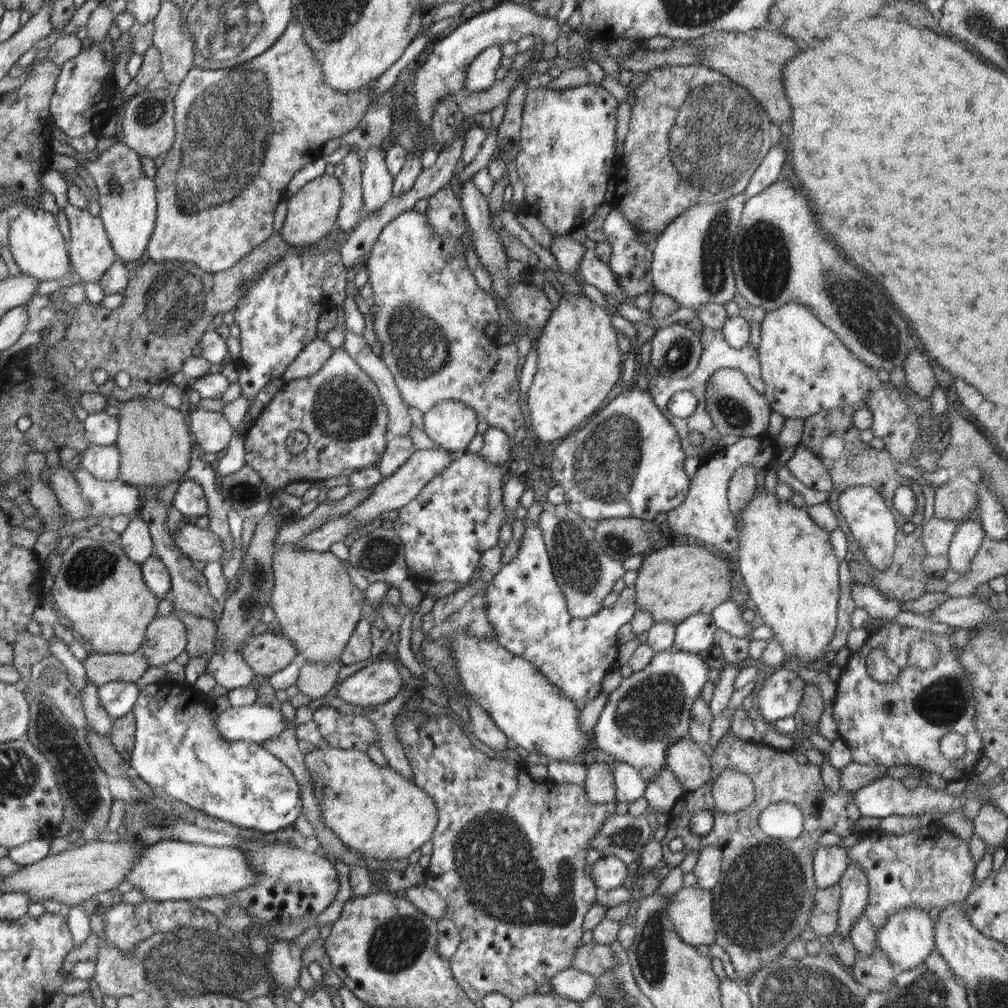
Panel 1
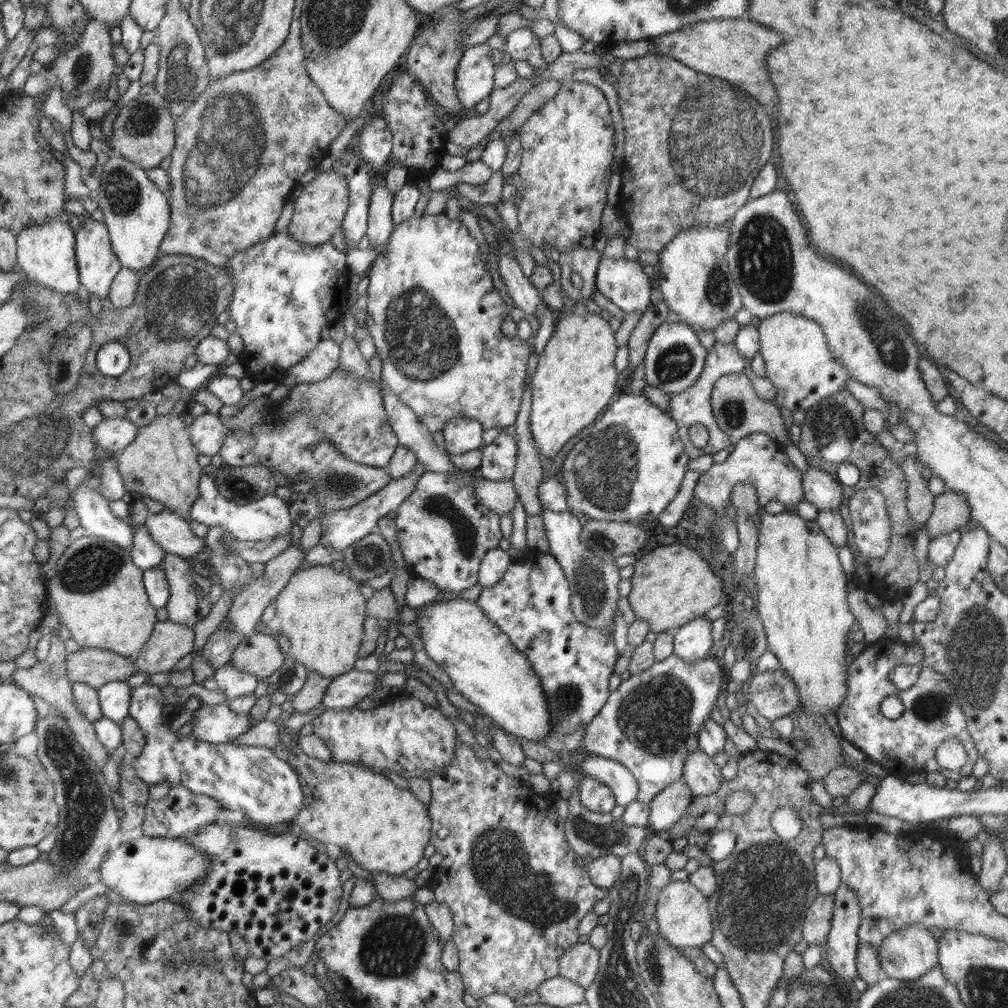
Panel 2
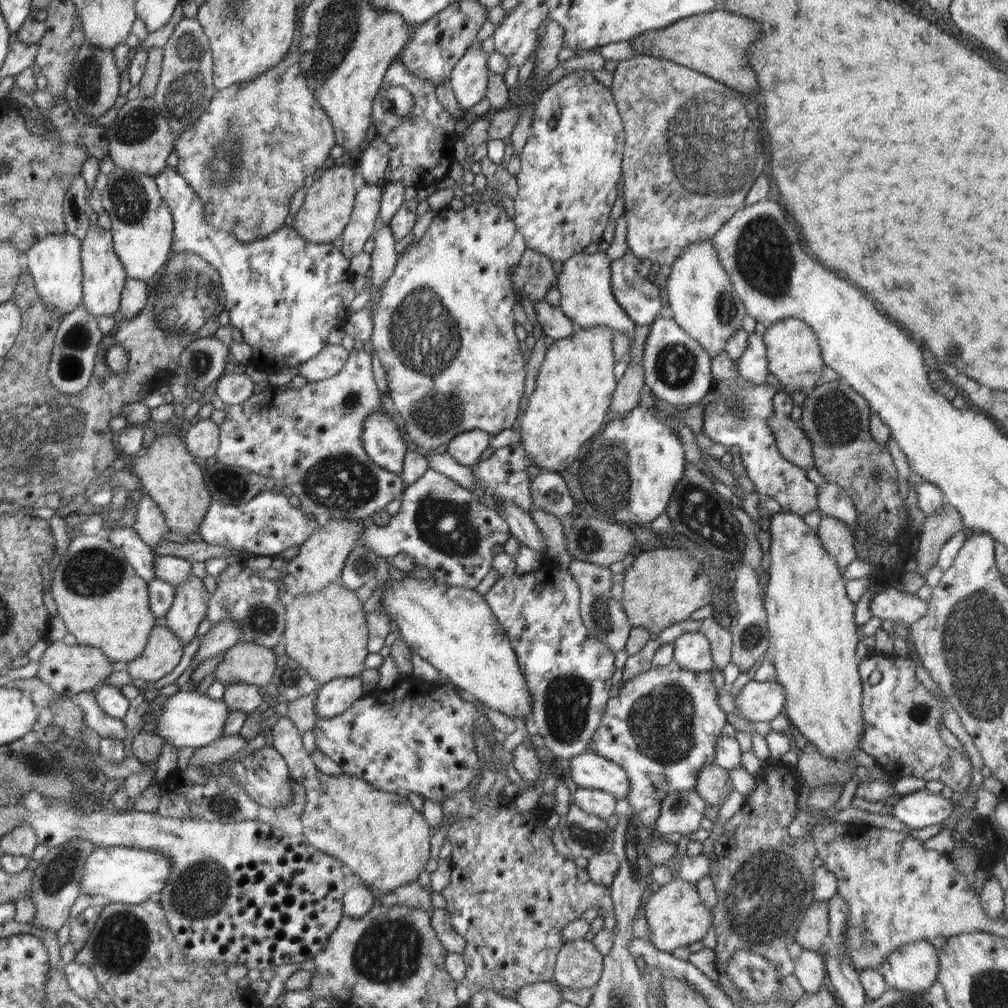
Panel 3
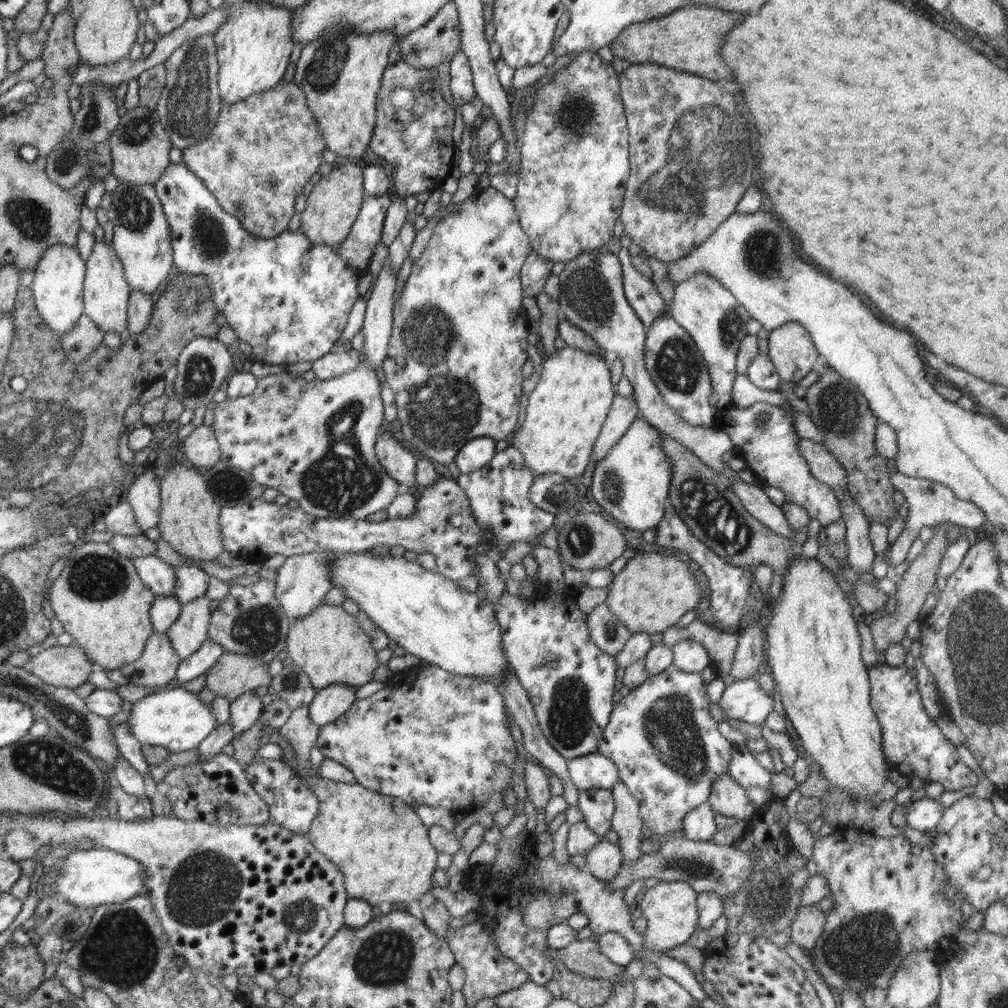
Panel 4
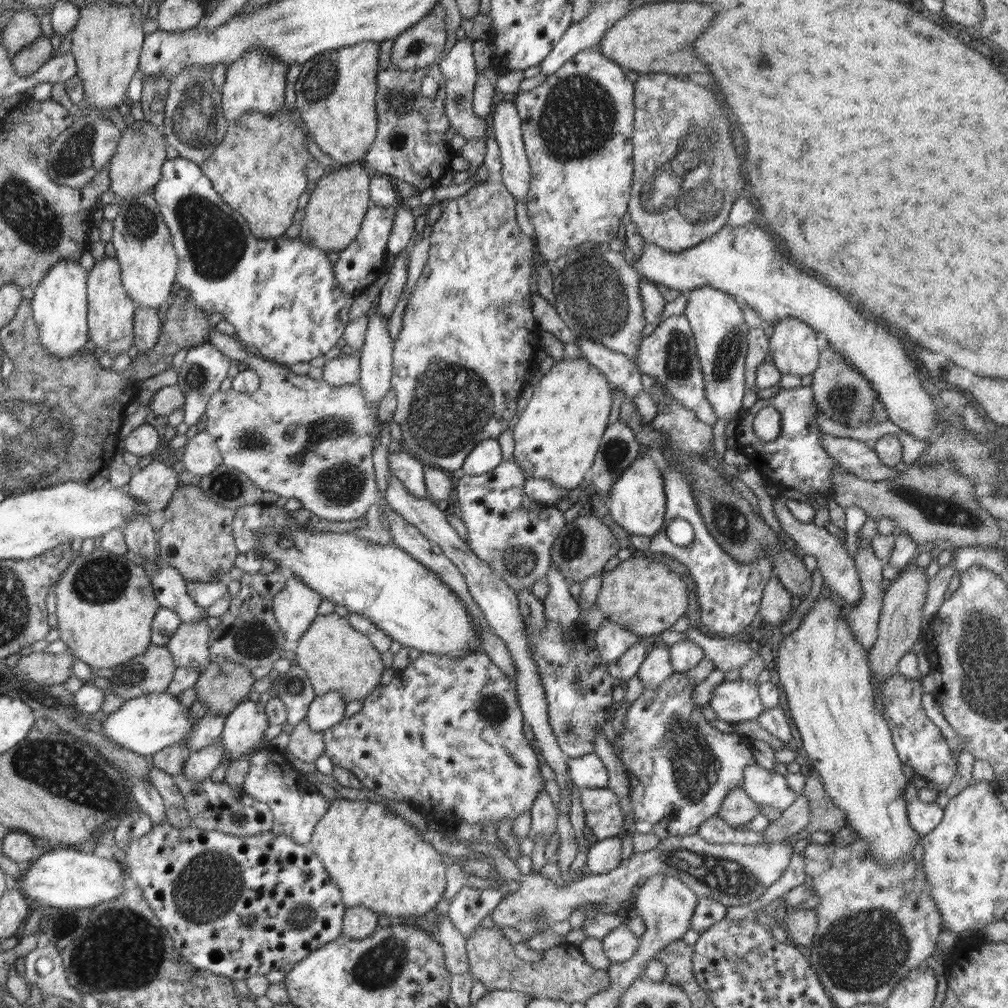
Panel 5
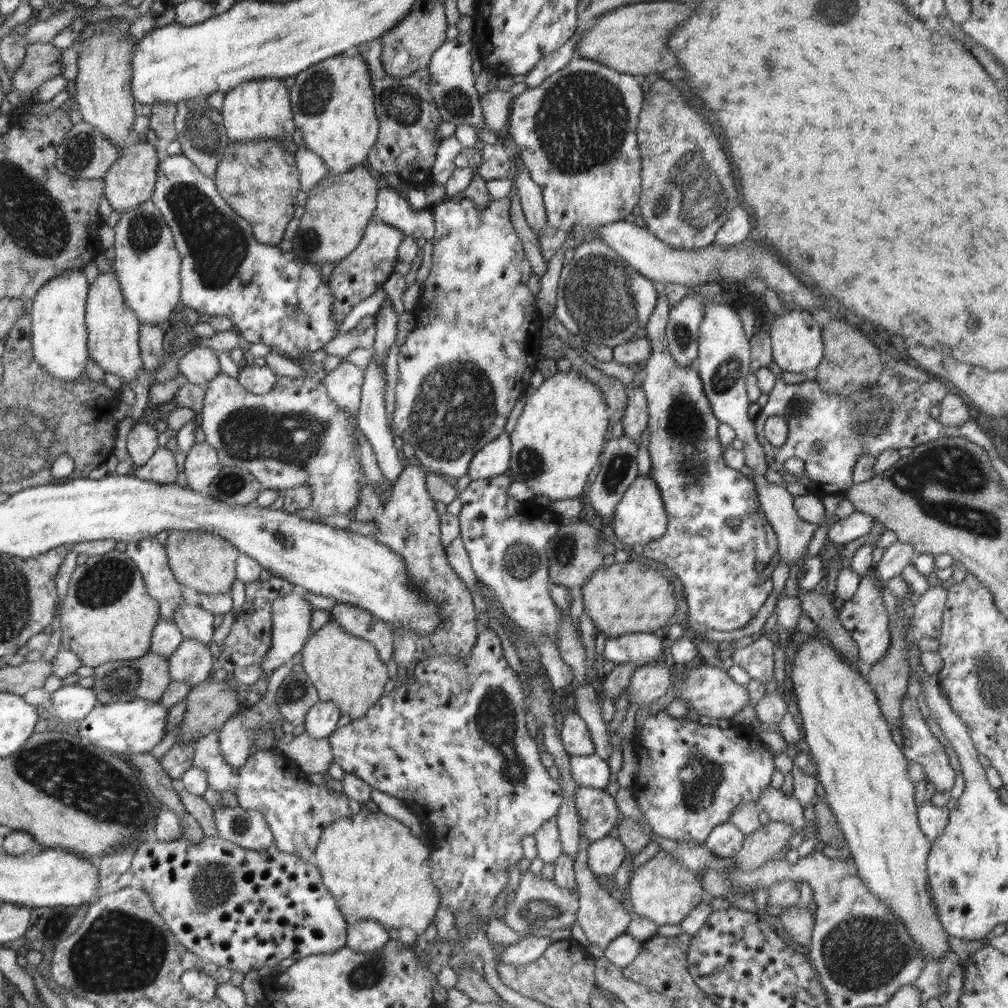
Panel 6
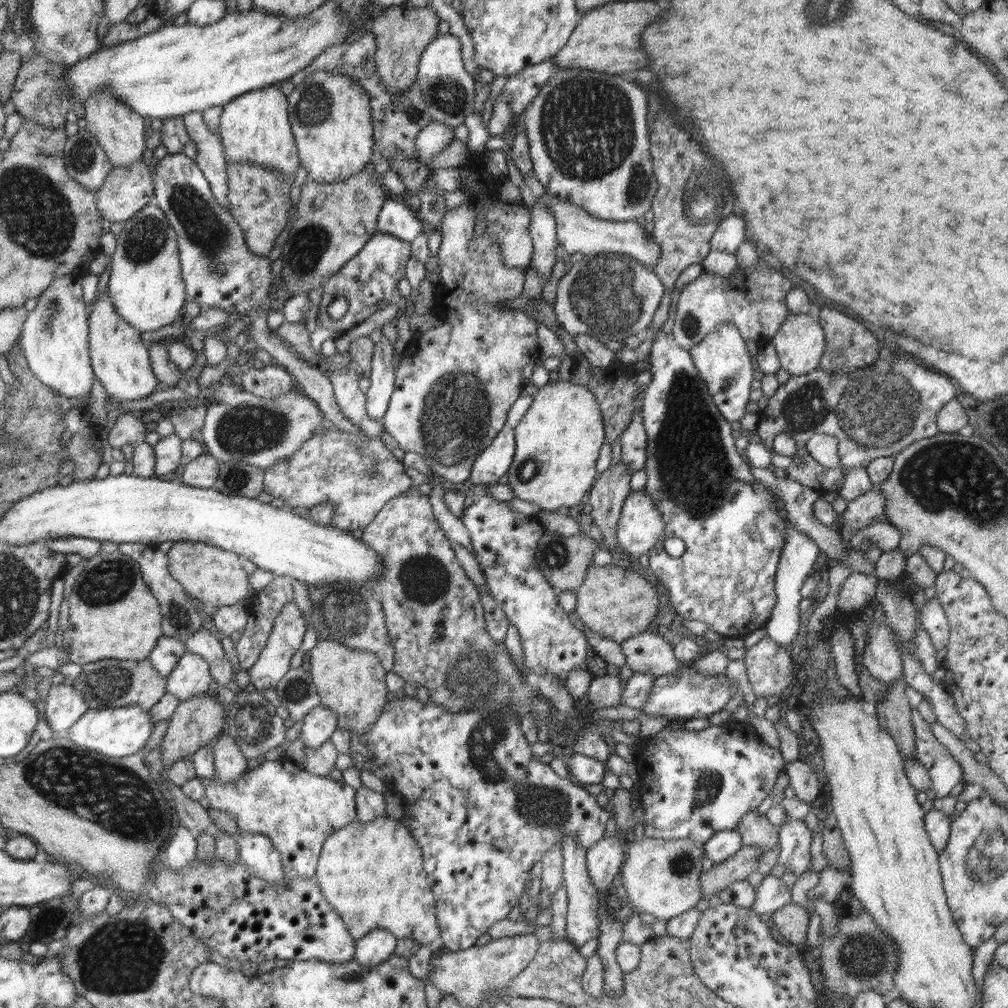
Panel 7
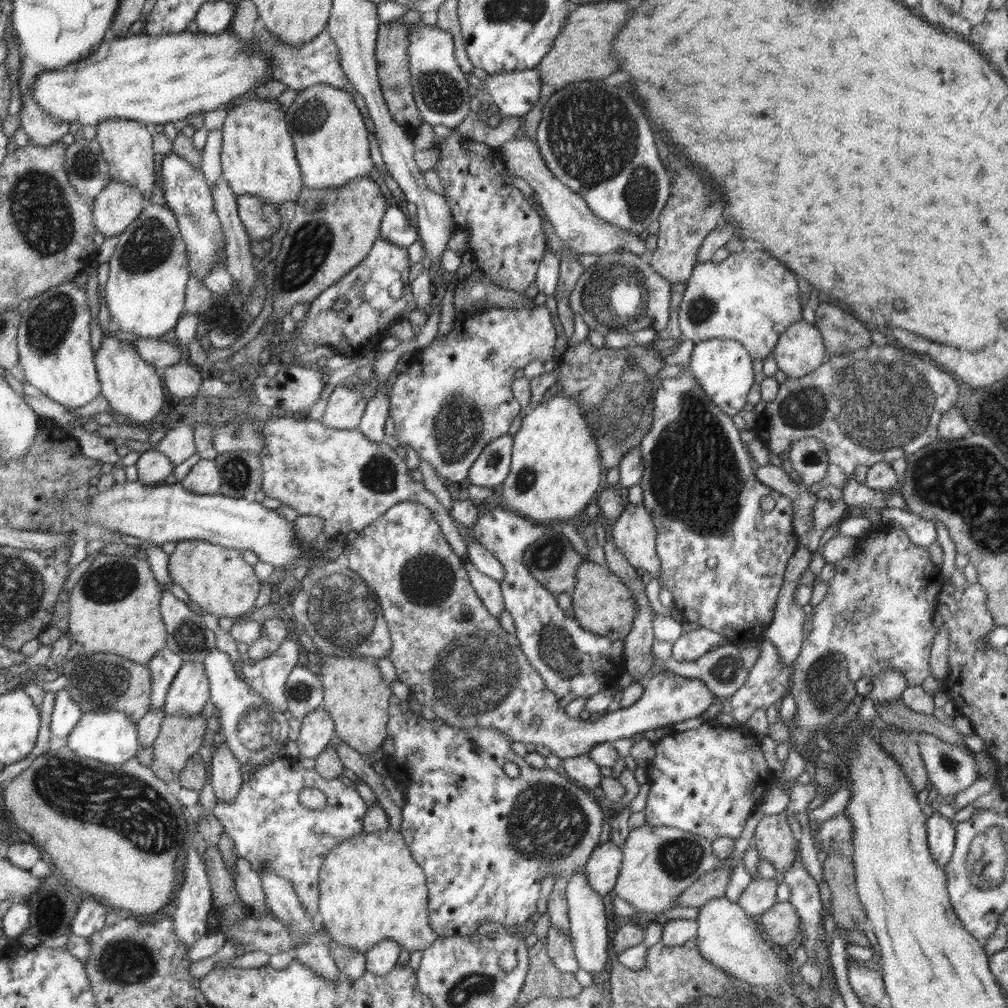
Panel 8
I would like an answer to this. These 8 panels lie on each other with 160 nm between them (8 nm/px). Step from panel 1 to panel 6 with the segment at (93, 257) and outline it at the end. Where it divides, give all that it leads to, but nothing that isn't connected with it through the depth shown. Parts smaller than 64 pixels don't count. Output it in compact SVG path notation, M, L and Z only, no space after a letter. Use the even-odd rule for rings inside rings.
M113 270L100 273L89 284L87 294L85 324L88 331L87 347L89 356L105 372L118 374L123 383L132 382L143 367L139 349L140 322L136 314L126 306L120 283Z

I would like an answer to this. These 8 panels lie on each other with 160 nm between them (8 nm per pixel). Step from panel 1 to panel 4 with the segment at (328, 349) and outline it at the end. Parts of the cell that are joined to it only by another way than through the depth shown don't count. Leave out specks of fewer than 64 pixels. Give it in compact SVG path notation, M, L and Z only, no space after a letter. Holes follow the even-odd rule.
M340 347L331 350L322 358L312 361L311 369L314 371L316 379L327 381L356 368L361 360L362 355L357 350L345 350Z

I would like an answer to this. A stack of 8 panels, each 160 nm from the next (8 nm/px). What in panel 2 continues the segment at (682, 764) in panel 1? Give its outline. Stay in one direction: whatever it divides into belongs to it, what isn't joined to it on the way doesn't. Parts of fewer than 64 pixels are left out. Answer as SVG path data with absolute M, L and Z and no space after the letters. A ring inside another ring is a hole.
M698 748L684 759L682 781L687 784L694 797L710 796L720 790L720 783L724 780L720 770L713 758Z

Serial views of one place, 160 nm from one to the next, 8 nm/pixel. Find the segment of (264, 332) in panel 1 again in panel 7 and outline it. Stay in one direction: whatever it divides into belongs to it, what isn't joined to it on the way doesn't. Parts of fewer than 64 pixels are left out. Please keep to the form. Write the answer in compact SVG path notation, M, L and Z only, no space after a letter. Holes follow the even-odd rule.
M168 153L157 162L152 180L156 197L154 204L163 211L170 227L175 230L187 298L202 305L203 309L222 308L226 312L234 311L238 316L249 316L256 307L272 310L270 288L275 283L275 278L269 259L260 258L248 250L243 230L228 214L228 210L224 210L216 202L210 184L200 171L197 162L184 153Z

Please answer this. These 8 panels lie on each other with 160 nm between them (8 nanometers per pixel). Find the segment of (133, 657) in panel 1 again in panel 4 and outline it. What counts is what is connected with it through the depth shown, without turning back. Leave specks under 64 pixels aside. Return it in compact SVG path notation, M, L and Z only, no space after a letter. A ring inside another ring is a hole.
M71 644L52 646L31 656L26 670L48 685L76 690L88 683L92 666L84 650Z

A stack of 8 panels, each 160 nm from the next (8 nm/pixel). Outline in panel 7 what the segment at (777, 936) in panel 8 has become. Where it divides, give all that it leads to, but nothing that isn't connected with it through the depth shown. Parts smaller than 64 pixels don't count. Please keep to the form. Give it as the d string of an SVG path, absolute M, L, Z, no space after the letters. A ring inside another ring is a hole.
M790 902L773 912L770 923L790 942L792 948L804 949L807 942L808 922L811 915L806 907Z

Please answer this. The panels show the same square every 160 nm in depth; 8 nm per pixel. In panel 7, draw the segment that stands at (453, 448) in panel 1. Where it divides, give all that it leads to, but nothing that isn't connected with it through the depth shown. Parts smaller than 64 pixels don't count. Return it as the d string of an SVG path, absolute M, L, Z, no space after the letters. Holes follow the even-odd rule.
M519 396L510 407L504 428L476 458L469 479L474 485L504 481L515 456L515 428L532 404L533 396Z

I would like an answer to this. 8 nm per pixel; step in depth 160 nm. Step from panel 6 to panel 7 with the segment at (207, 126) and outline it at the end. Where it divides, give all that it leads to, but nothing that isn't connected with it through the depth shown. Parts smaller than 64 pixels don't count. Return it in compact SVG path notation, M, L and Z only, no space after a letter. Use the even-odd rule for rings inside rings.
M189 112L182 117L189 140L197 146L195 161L208 180L216 202L230 214L230 203L226 197L228 194L227 158L224 157L225 150L221 137L207 127L202 112Z

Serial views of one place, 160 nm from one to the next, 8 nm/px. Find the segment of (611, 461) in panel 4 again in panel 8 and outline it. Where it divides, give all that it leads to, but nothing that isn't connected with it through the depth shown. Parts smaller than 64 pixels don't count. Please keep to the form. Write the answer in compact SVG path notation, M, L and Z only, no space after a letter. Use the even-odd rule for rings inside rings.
M628 503L610 529L616 546L635 569L648 570L659 580L660 559L656 552L656 527L643 505Z

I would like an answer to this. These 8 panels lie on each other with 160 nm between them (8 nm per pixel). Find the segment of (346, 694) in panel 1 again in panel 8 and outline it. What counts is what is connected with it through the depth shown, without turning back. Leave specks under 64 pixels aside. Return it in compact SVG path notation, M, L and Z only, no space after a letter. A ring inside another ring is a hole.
M323 708L308 712L301 721L301 730L296 740L299 754L316 758L335 737L335 725Z

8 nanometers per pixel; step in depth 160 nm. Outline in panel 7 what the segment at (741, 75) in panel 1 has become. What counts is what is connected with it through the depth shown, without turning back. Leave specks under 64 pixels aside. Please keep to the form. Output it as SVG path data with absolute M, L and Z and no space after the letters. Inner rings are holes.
M614 2L596 7L584 13L564 48L552 60L560 69L588 69L606 74L640 70L648 66L648 56L642 48L642 32L660 14L662 8L652 2Z

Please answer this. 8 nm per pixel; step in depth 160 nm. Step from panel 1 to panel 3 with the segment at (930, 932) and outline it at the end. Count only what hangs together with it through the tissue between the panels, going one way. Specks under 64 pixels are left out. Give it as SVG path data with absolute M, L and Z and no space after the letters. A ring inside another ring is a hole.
M916 940L892 950L878 971L893 989L923 993L937 980L938 953L930 941Z

